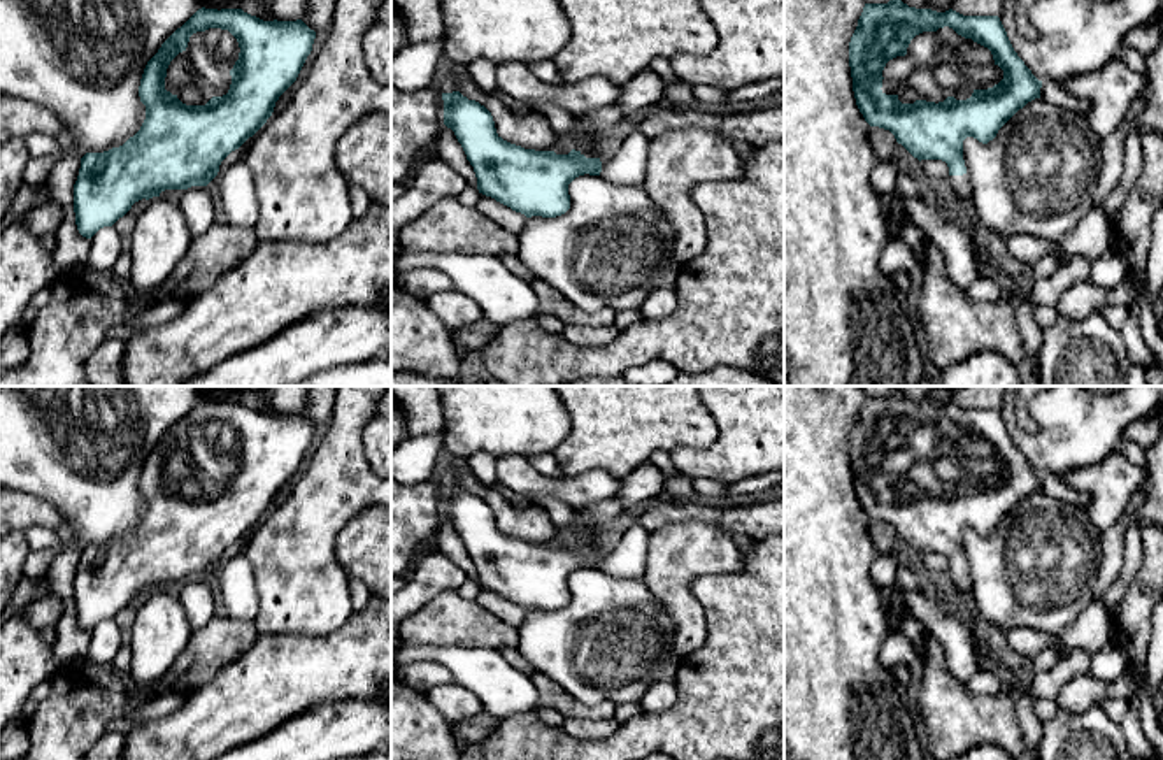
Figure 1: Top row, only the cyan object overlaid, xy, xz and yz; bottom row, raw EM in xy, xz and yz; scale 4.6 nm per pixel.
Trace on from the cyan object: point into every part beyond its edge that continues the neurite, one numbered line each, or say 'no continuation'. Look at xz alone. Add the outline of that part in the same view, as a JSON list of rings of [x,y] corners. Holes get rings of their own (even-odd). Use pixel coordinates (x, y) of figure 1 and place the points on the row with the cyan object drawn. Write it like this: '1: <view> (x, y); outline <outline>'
1: xz (627, 167); outline [[[635,130],[626,137],[616,154],[602,163],[600,176],[616,184],[642,184],[646,179],[647,153],[649,139]]]

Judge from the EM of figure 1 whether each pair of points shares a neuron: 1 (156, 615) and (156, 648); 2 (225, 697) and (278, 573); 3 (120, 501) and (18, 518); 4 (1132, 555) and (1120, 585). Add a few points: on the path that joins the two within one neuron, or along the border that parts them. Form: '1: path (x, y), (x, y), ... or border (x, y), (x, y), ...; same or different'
1: path (156, 623), (156, 639); same
2: border (260, 632), (300, 636); different
3: border (20, 492), (44, 497), (64, 522); different
4: path (1132, 562), (1125, 578); same

